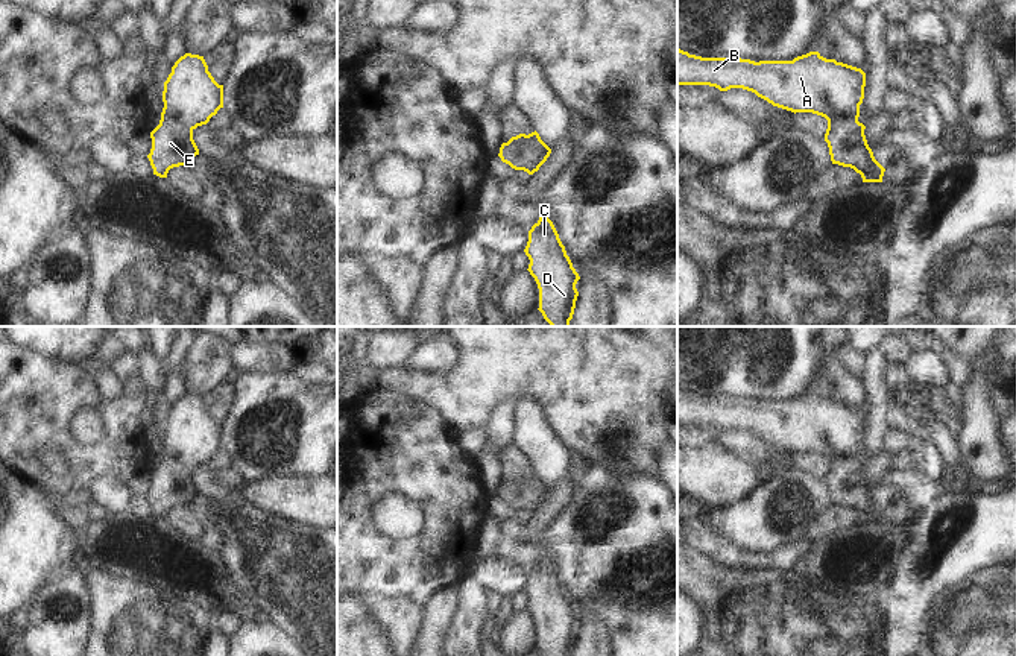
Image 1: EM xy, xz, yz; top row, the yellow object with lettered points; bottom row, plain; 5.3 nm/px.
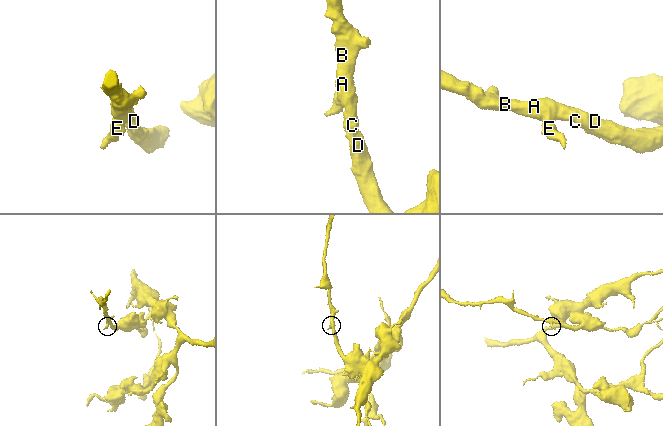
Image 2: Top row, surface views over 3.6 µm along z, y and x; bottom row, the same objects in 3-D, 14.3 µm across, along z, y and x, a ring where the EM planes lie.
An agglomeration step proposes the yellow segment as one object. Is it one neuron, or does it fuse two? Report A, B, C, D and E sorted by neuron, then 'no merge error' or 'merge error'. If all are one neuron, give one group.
A B C D E | no merge error

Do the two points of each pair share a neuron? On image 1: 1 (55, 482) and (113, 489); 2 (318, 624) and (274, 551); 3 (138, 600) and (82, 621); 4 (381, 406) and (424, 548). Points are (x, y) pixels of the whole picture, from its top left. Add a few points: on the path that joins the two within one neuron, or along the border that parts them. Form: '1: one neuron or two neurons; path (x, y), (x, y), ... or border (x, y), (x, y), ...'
1: two neurons; border (125, 485), (114, 477), (97, 477), (90, 488)
2: one neuron; path (318, 606), (318, 596), (292, 570)
3: two neurons; border (90, 583), (91, 630), (87, 640)
4: one neuron; path (404, 441), (435, 471), (435, 514)

